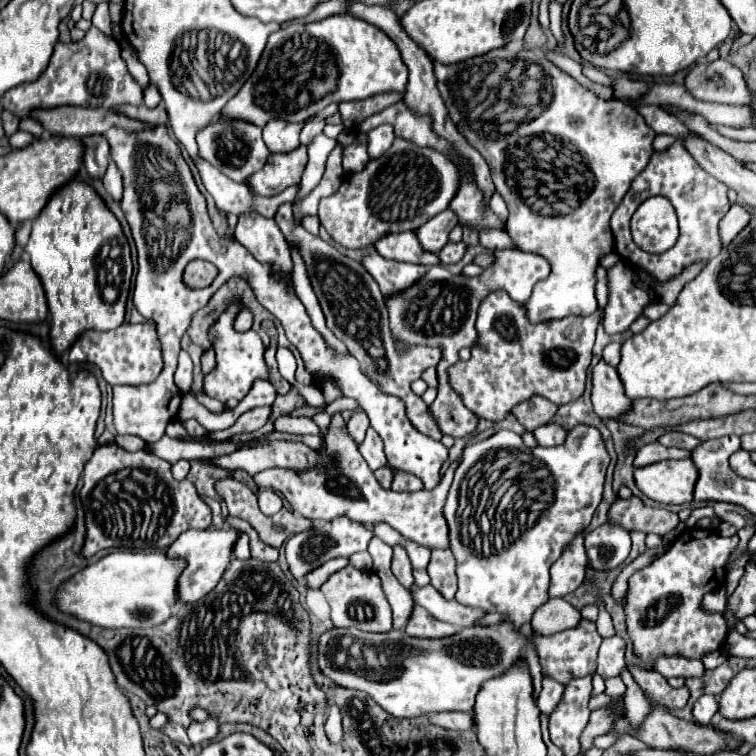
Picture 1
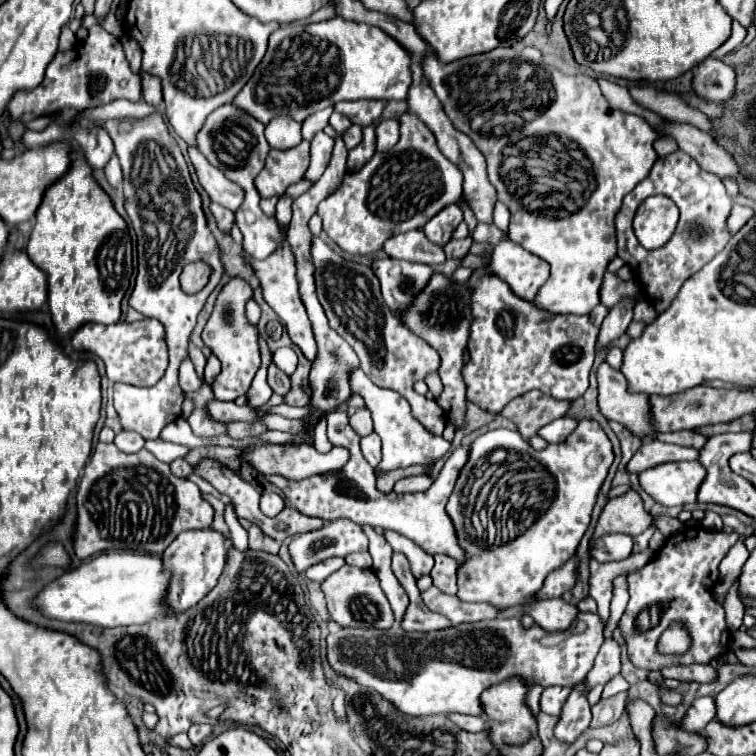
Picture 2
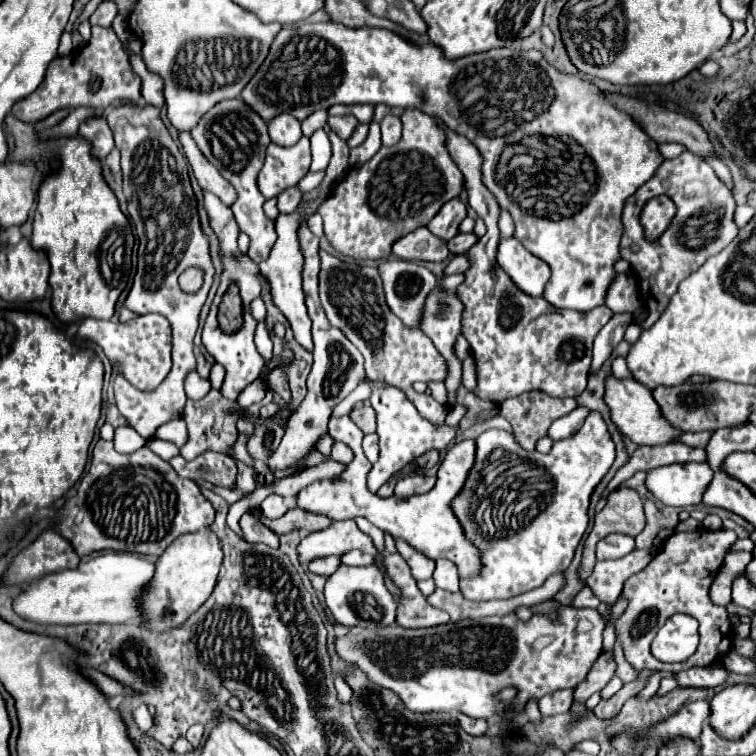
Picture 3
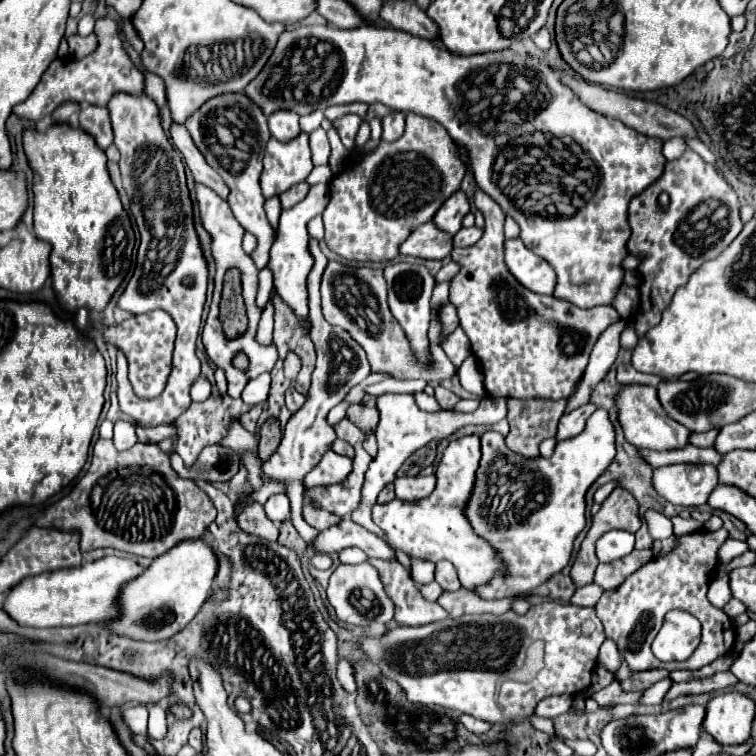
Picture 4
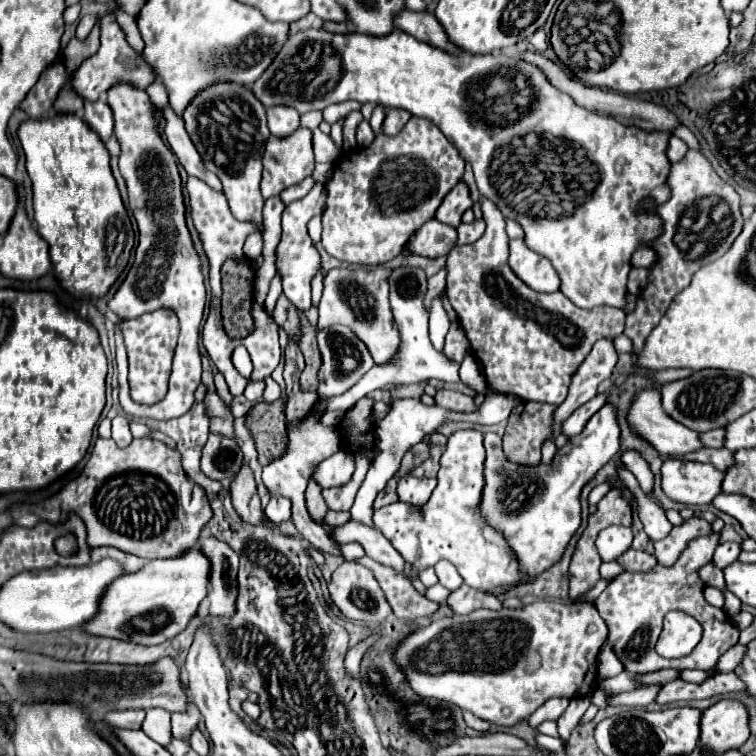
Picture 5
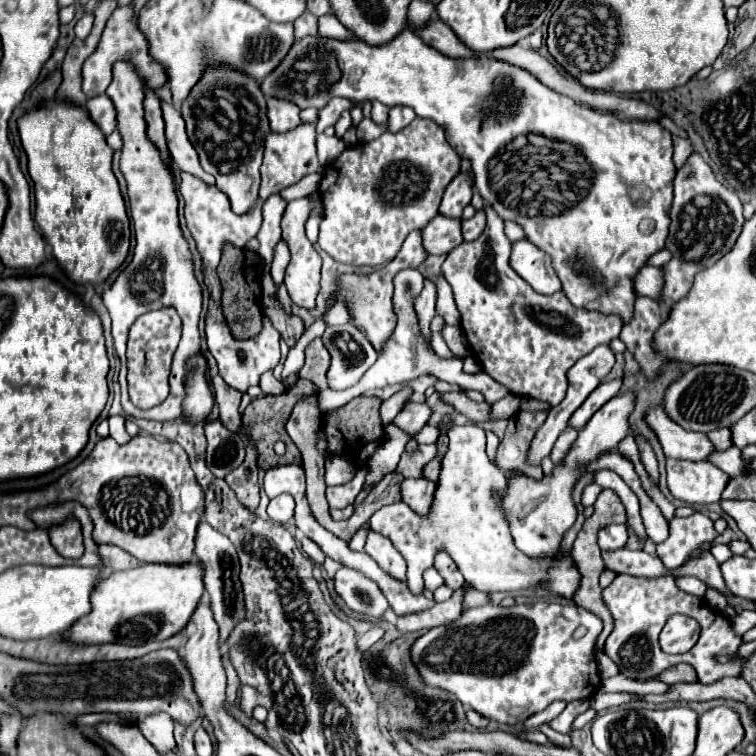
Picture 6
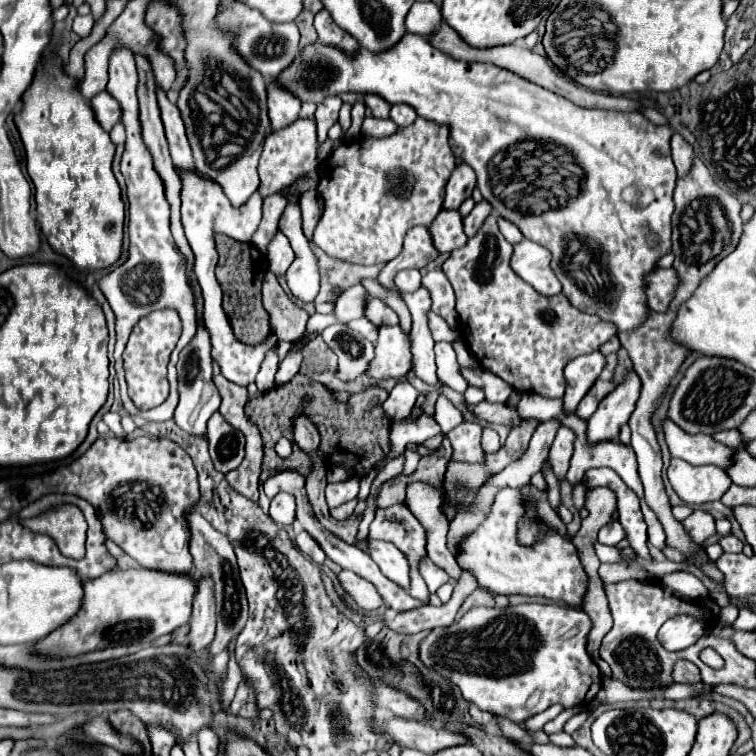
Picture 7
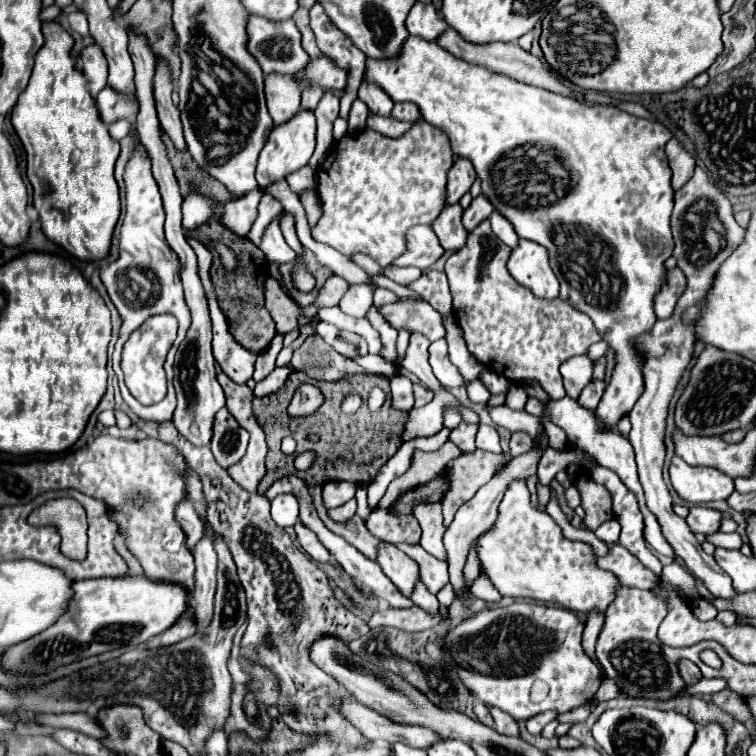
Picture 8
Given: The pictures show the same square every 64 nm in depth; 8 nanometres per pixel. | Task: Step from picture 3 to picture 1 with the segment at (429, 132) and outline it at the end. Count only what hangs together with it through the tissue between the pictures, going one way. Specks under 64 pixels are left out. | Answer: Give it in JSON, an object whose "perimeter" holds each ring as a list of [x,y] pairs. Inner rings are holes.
{"perimeter":[[[398,138],[398,140],[394,140],[394,144],[390,146],[390,150],[384,156],[370,160],[362,172],[346,176],[344,184],[338,188],[336,194],[320,200],[318,216],[320,216],[320,222],[326,228],[326,232],[342,246],[368,248],[386,234],[406,232],[406,230],[394,230],[394,228],[416,230],[422,224],[426,224],[430,218],[438,216],[442,210],[448,208],[450,200],[456,194],[456,188],[458,188],[458,170],[454,168],[452,162],[448,162],[448,158],[444,158],[436,150],[416,148],[416,144]]]}

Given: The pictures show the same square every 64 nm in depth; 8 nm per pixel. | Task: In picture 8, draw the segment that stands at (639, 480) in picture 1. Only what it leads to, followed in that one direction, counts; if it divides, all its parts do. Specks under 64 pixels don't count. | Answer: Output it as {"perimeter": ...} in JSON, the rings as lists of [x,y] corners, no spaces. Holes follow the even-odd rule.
{"perimeter":[[[678,456],[672,458],[668,472],[676,494],[688,504],[726,500],[734,490],[732,478],[724,476],[724,472],[716,468],[690,466]]]}

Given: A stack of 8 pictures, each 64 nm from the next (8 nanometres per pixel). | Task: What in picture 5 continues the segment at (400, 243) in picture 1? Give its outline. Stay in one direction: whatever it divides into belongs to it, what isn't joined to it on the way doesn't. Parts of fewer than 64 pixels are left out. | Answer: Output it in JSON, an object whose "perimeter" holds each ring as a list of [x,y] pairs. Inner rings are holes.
{"perimeter":[[[436,218],[422,224],[416,234],[408,240],[406,250],[426,258],[446,256],[456,246],[456,230],[438,222]]]}

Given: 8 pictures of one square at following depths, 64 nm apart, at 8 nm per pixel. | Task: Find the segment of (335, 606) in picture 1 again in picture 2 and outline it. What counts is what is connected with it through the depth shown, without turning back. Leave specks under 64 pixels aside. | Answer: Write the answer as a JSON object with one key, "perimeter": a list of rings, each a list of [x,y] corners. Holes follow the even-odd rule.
{"perimeter":[[[344,564],[336,574],[328,576],[328,580],[324,580],[320,588],[326,594],[332,620],[342,628],[376,628],[376,630],[392,628],[394,614],[378,584],[378,576],[374,574],[374,570]]]}

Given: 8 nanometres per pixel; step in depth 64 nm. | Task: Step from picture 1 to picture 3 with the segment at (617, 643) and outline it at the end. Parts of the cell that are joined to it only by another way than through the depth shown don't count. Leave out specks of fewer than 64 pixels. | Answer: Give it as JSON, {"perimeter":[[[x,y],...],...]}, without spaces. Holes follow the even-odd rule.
{"perimeter":[[[602,652],[598,658],[596,658],[596,664],[592,666],[592,670],[588,672],[588,676],[582,680],[582,684],[576,686],[574,690],[574,698],[578,702],[586,702],[594,692],[600,692],[608,682],[610,678],[614,676],[616,672],[616,660],[614,660],[614,652]]]}

